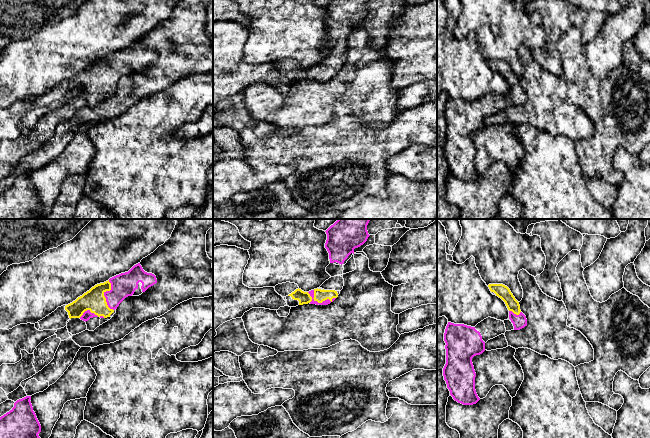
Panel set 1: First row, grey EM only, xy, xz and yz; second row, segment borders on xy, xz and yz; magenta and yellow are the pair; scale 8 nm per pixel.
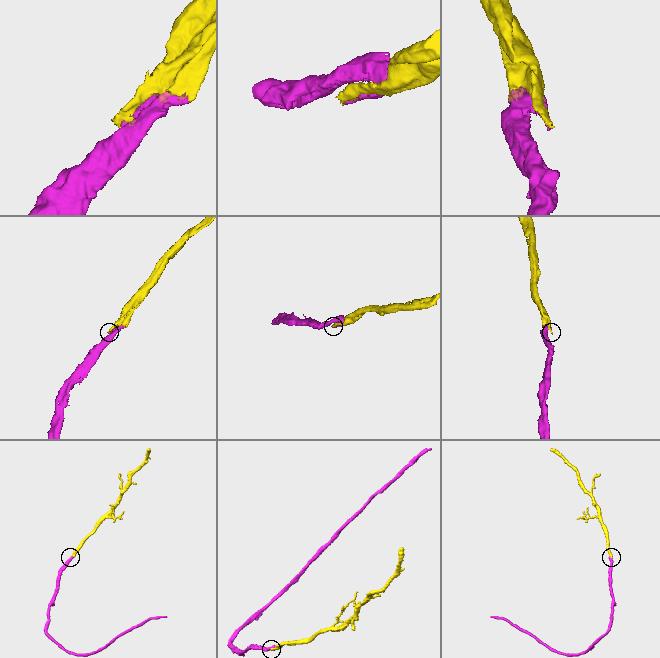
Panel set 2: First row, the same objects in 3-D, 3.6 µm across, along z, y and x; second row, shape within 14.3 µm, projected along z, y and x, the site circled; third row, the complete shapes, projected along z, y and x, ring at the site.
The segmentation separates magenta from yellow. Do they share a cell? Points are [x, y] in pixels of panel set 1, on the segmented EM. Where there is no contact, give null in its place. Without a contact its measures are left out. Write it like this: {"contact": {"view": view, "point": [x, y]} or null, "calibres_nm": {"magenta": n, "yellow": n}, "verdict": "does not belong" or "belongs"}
{"contact": {"view": "xz", "point": [322, 302]}, "calibres_nm": {"magenta": 50, "yellow": 100}, "verdict": "belongs"}

